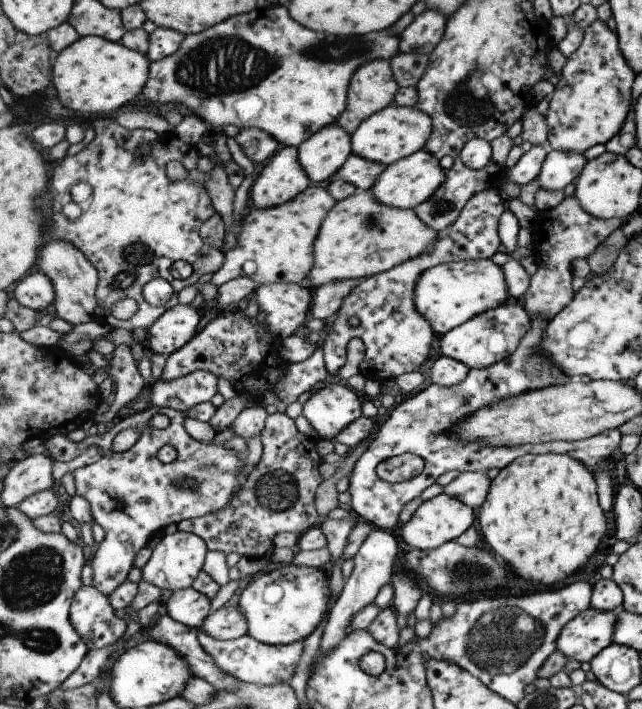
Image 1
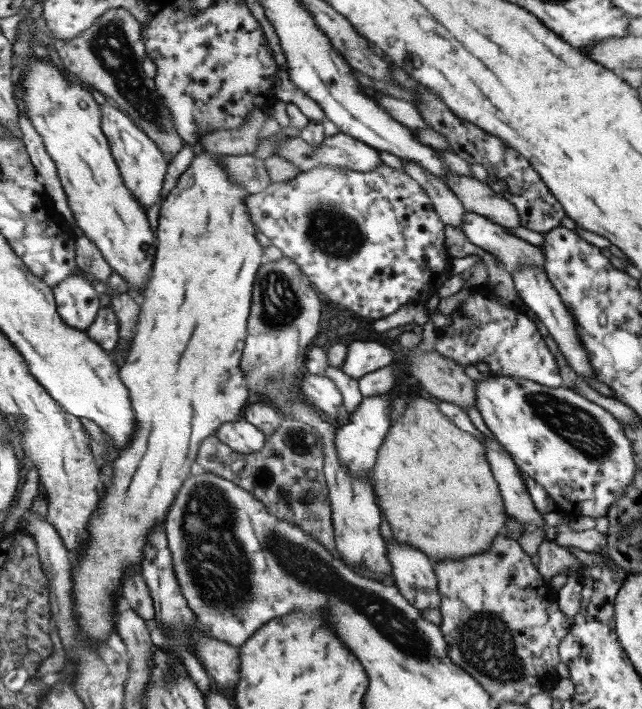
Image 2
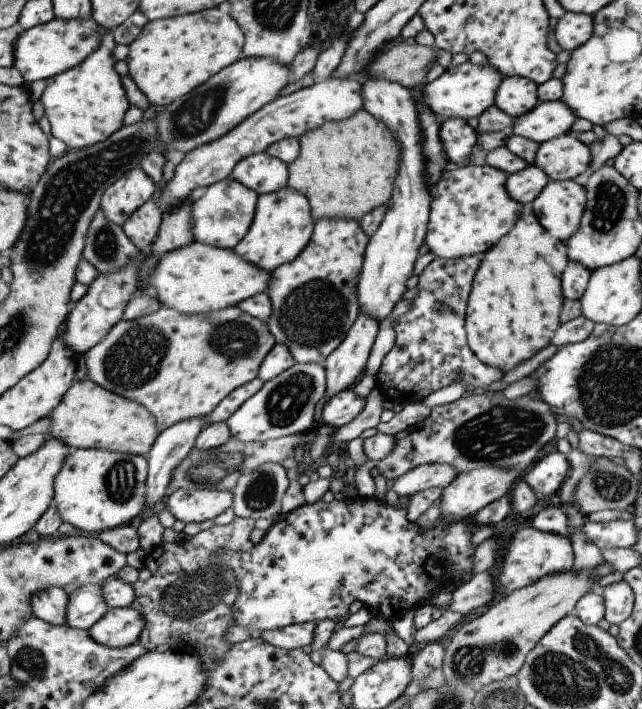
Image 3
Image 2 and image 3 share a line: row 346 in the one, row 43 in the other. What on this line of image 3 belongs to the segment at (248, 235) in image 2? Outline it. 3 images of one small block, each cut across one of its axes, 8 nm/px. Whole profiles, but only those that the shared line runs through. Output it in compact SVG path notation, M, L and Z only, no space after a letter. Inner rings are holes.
M225 7L207 9L198 13L149 21L139 33L137 40L129 45L125 58L129 74L135 84L143 91L151 105L172 105L179 97L186 97L212 76L231 66L243 57L246 36L240 23L232 17Z

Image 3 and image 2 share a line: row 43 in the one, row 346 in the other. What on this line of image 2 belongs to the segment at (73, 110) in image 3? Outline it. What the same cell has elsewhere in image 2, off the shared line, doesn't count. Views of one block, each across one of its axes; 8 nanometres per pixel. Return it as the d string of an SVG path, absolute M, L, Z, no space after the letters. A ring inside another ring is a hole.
M104 304L86 333L105 350L112 351L121 338L121 320L117 318L117 310L111 304Z

